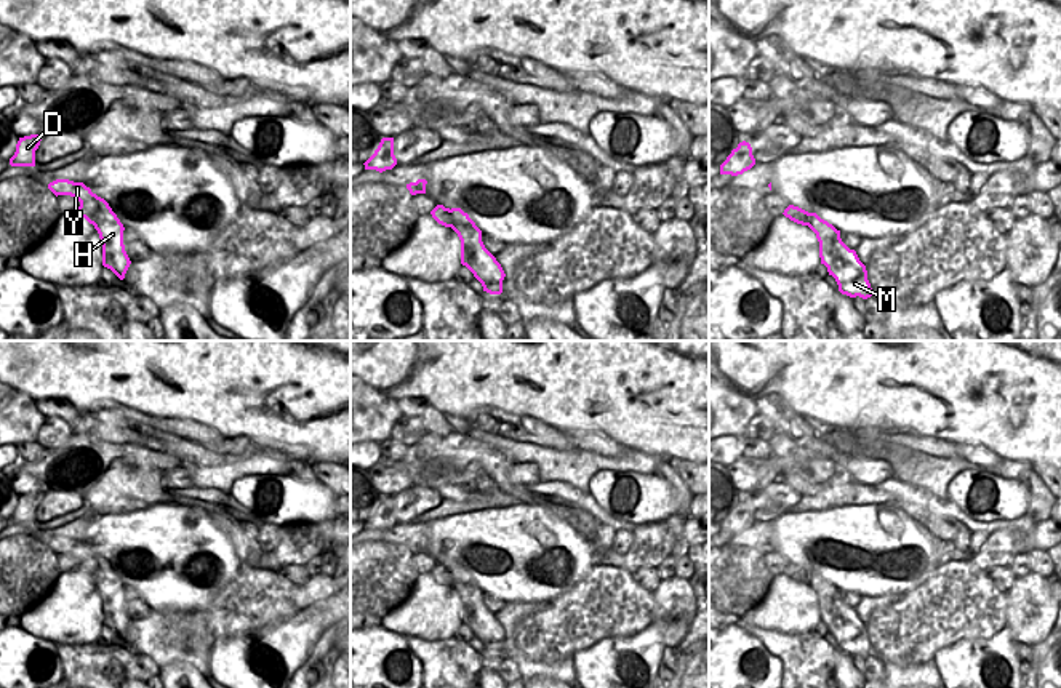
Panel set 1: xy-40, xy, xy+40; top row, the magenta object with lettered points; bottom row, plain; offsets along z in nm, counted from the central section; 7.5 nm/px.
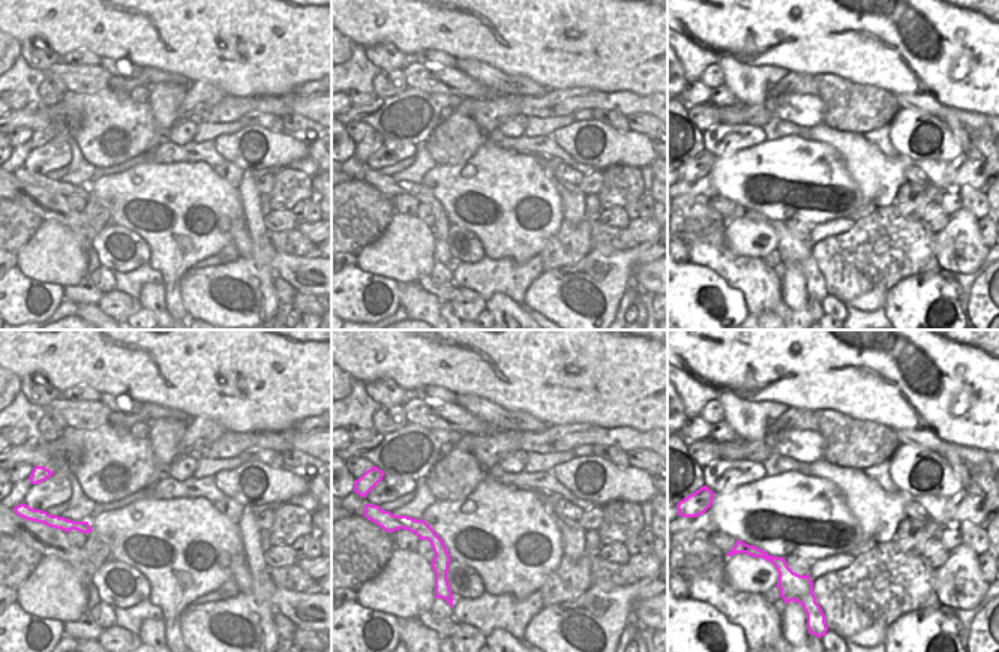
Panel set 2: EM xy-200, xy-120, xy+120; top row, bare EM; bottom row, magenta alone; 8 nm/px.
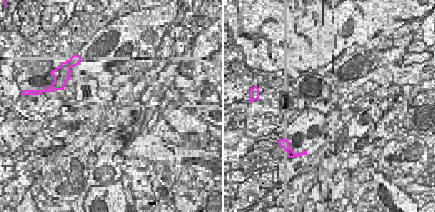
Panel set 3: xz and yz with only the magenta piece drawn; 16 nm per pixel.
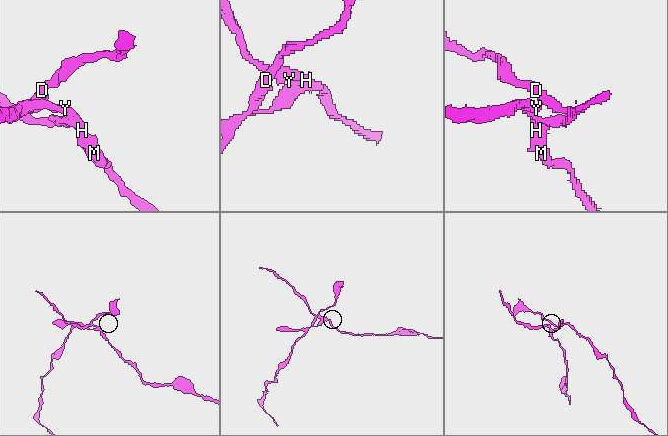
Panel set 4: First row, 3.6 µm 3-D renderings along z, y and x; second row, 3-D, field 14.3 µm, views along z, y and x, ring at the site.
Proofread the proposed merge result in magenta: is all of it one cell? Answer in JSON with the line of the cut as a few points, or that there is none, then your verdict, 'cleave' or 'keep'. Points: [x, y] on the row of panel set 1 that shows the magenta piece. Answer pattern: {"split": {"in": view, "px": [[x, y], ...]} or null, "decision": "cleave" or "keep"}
{"split": {"in": "xy-40", "px": [[80, 204], [92, 207], [93, 224]]}, "decision": "cleave"}

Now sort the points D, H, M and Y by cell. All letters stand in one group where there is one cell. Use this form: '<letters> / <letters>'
D / H M Y

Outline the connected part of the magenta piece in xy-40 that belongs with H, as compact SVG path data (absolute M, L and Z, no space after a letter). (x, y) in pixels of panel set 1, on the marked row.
M56 179L48 184L48 189L58 195L70 195L80 202L80 205L93 206L93 226L102 242L102 266L110 269L120 280L131 264L125 245L123 245L123 224L112 211L109 203L91 192L83 182L74 182L69 179Z

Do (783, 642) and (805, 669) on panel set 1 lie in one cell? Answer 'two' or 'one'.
one

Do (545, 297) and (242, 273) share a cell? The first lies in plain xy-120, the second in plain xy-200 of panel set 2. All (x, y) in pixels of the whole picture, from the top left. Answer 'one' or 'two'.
one

